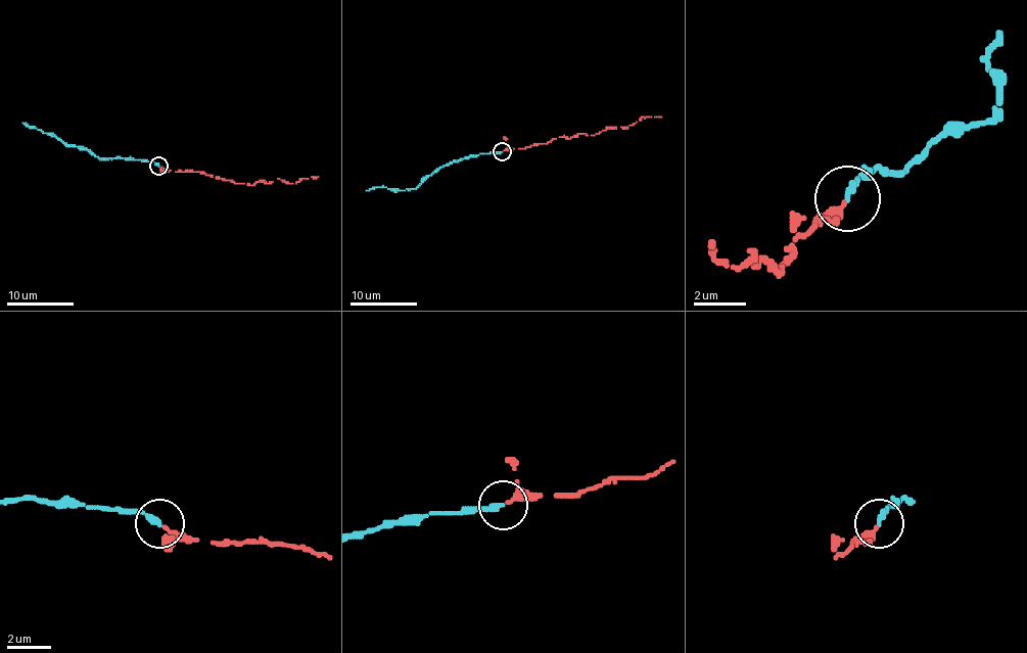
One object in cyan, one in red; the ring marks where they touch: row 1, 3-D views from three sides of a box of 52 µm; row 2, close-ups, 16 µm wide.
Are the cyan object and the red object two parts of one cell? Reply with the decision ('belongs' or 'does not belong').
belongs

